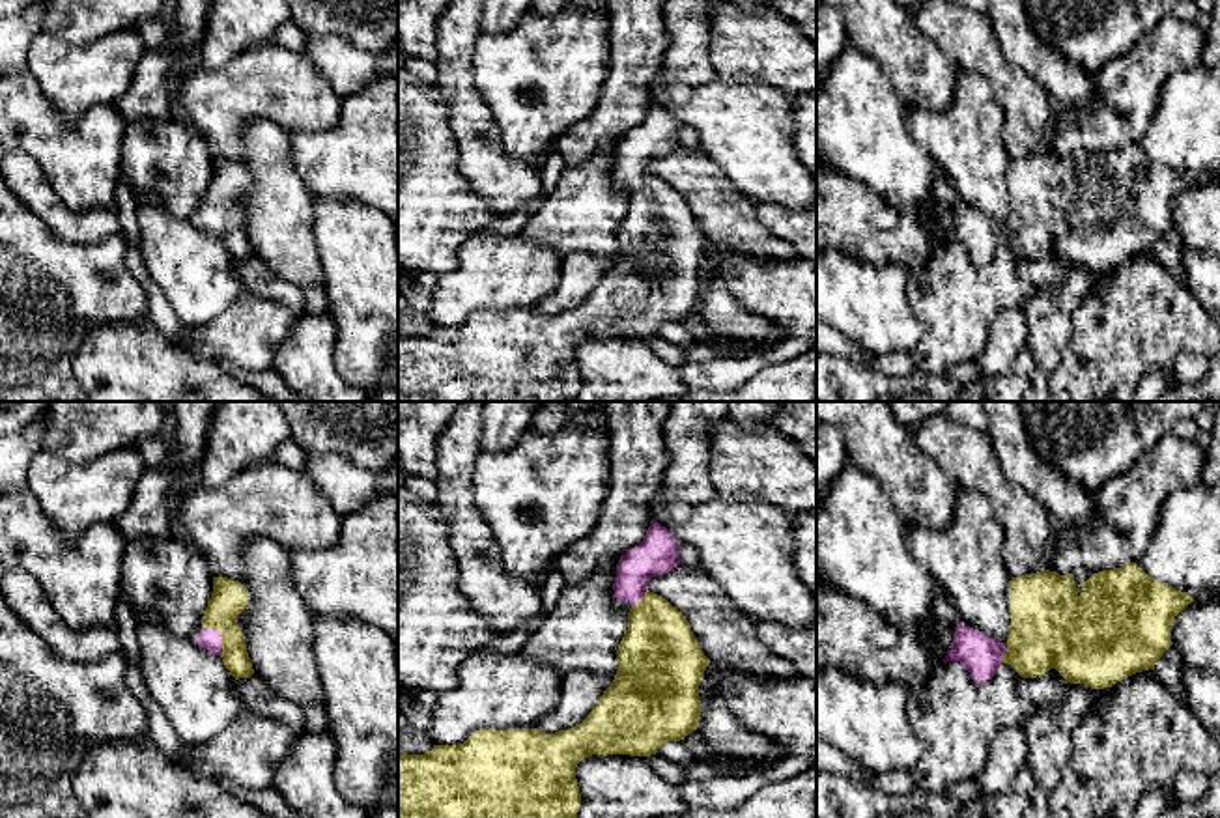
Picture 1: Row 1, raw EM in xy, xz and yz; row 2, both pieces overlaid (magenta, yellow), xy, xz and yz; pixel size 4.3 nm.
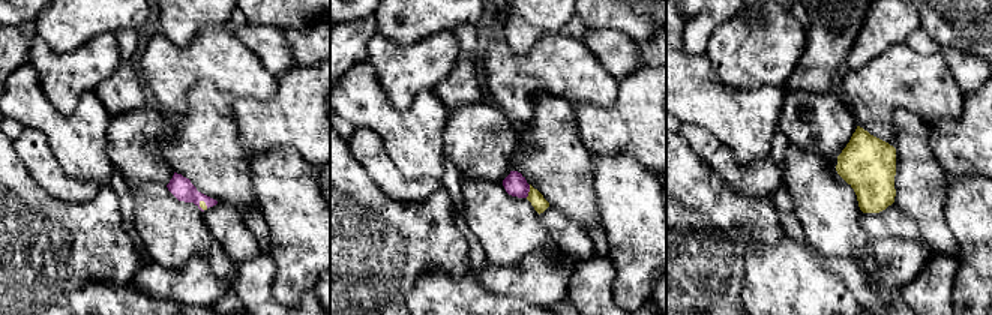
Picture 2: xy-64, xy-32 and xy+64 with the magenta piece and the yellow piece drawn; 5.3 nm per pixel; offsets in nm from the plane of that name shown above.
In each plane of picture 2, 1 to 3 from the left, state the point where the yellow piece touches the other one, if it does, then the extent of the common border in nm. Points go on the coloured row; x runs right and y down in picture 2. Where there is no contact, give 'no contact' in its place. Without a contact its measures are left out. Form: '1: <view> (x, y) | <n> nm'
1: xy-64 (198, 206) | 70 nm
2: xy-32 (529, 191) | 80 nm
3: no contact

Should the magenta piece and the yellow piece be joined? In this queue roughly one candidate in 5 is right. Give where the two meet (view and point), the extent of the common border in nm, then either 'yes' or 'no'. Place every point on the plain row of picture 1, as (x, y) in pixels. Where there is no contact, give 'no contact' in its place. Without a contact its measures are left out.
contact xy (219, 219); length 140 nm; yes

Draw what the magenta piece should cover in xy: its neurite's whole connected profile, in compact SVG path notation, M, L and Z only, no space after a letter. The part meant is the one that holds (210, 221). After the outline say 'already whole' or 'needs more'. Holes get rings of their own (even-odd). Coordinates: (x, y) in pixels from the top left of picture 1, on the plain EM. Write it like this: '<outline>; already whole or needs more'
M213 159L213 174L202 198L202 213L194 219L200 230L222 239L235 261L254 256L245 217L237 205L247 187L248 172L245 166L228 159Z; needs more

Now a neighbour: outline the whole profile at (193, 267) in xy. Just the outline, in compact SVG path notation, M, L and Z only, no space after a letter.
M155 198L138 200L138 250L144 265L155 284L163 289L176 316L189 327L204 327L217 319L224 308L235 303L250 289L235 275L235 260L226 250L220 237L211 235L196 226L191 219L176 219L168 215Z

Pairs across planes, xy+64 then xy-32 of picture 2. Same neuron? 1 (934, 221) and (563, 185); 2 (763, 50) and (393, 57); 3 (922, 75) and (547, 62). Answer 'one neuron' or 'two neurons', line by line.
1: one neuron
2: one neuron
3: one neuron

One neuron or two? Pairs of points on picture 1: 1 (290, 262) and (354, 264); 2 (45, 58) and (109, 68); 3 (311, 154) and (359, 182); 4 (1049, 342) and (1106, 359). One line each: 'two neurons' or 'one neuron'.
1: two neurons
2: one neuron
3: one neuron
4: two neurons

